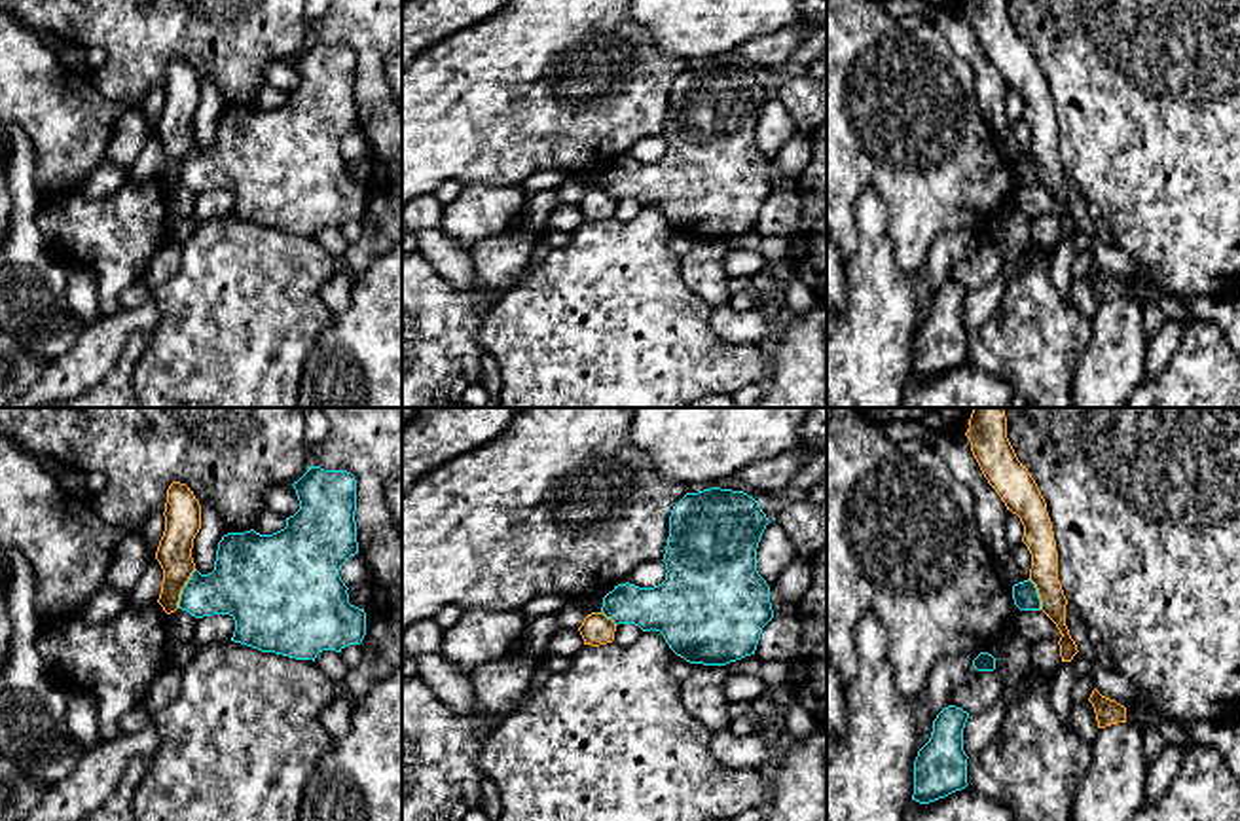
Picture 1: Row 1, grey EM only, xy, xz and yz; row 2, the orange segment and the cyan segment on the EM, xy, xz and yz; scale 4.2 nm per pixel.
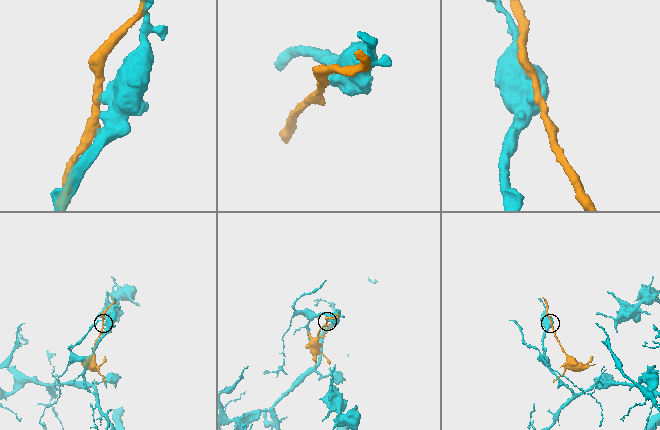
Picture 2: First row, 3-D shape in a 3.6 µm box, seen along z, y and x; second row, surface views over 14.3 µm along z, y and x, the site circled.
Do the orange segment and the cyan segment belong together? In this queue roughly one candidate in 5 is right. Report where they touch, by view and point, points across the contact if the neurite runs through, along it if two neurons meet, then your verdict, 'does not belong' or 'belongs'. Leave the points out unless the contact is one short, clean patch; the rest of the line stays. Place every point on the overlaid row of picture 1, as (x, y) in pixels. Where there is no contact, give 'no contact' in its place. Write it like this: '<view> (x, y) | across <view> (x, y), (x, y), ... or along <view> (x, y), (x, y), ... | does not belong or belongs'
xy (182, 586) | along xy (196, 569), (182, 588), (177, 607) | does not belong

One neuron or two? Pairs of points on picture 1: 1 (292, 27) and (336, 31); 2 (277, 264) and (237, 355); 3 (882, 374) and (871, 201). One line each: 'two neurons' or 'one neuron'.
1: two neurons
2: one neuron
3: one neuron

